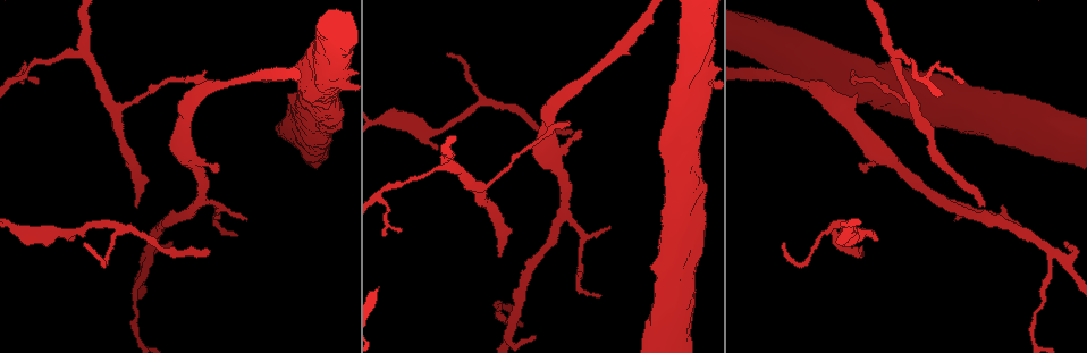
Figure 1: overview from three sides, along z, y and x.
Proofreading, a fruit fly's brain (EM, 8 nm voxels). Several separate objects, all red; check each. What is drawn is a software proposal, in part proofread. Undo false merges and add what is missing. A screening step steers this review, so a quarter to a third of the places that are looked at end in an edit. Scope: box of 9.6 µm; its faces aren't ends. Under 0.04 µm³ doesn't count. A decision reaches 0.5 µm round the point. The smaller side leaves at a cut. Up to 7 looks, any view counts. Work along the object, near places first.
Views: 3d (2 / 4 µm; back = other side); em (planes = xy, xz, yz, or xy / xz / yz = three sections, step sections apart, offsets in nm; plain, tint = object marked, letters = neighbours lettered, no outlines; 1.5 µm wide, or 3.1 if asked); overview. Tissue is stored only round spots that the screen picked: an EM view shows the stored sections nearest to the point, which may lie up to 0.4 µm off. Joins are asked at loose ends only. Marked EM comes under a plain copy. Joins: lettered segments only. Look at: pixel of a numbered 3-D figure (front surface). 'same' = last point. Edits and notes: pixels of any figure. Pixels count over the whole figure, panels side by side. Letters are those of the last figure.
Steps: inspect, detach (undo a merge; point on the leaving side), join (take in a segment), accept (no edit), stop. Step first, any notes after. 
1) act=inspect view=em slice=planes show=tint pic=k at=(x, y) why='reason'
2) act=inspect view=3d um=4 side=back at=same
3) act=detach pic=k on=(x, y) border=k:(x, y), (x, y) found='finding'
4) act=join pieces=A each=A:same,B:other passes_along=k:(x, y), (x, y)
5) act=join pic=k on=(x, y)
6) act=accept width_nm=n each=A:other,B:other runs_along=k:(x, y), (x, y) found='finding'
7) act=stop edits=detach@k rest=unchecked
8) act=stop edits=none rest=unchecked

act=inspect view=3d um=4 pic=1 at=(572, 133) why='thin end'

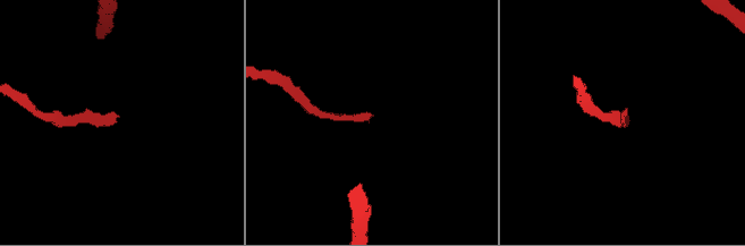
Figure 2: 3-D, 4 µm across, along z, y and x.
act=inspect view=em slice=planes show=letters pic=2 at=(119, 116) why='need the tissue'

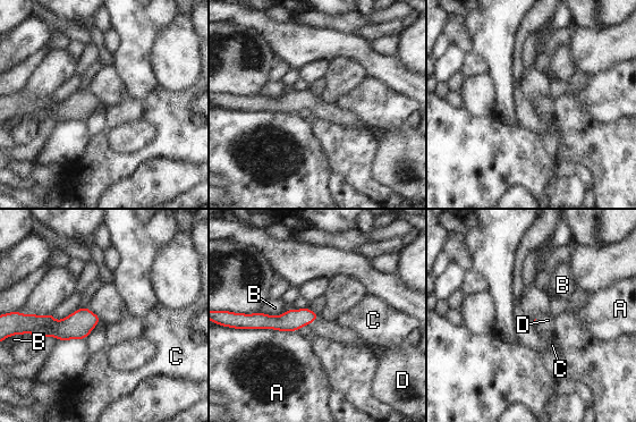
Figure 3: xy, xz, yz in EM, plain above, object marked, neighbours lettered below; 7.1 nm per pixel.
act=join pieces=D longest_contact=A:420nm each=A:other,B:other,C:other,D:same found='the neuron continues'

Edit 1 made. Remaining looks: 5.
act=inspect view=overview why='see it whole again'

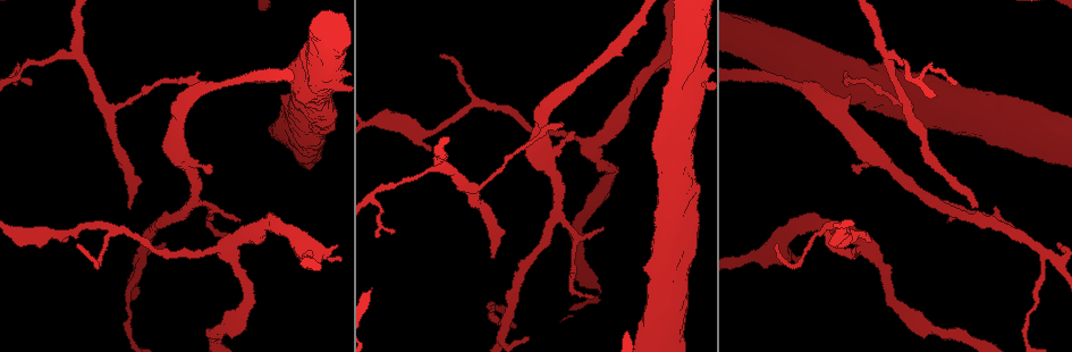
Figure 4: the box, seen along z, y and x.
act=inspect view=3d um=4 pic=4 at=(525, 339) why='an open end'

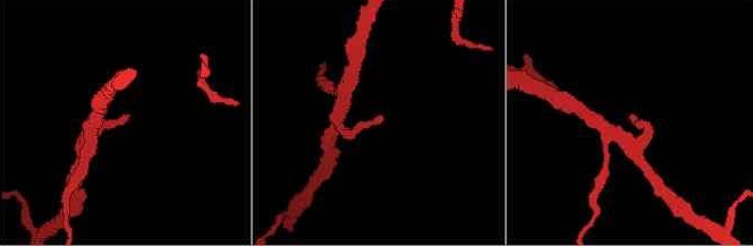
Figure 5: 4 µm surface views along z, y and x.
act=inspect view=em slice=planes show=letters pic=5 at=(631, 113)

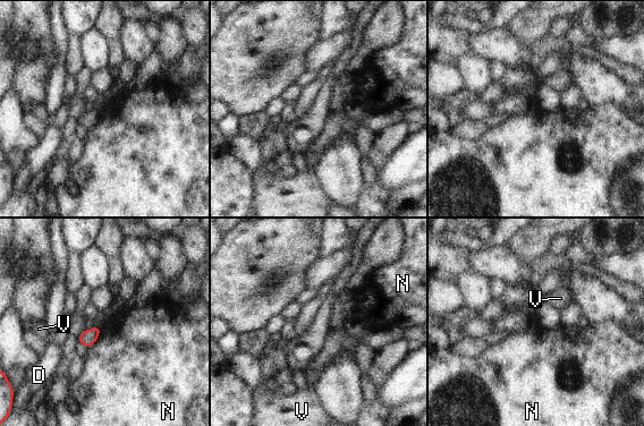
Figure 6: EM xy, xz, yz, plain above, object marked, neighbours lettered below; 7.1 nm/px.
act=accept width_nm=110 each=D:other,N:other,V:other border=6:(101, 329), (96, 340), (89, 348) found='none of them fits'

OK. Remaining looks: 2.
act=inspect view=em slice=planes show=letters pic=4 at=(129, 209)

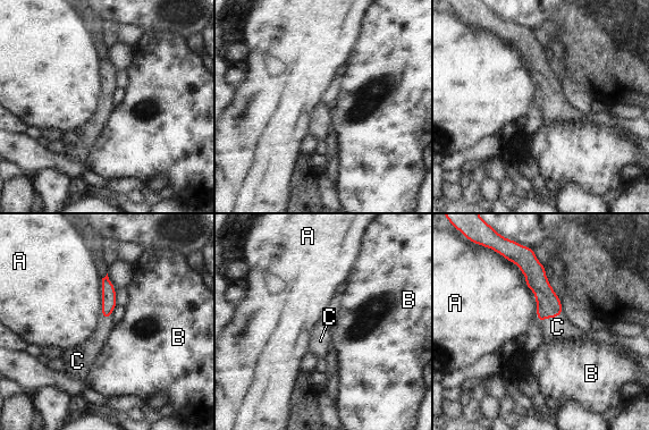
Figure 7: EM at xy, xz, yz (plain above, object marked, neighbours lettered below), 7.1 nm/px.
act=join pieces=C each=A:other,B:other,C:same passes_along=7:(548, 303), (550, 317), (557, 327) found='the neuron continues'

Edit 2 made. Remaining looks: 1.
act=stop edits=join@3,join@7 rest=unchecked

